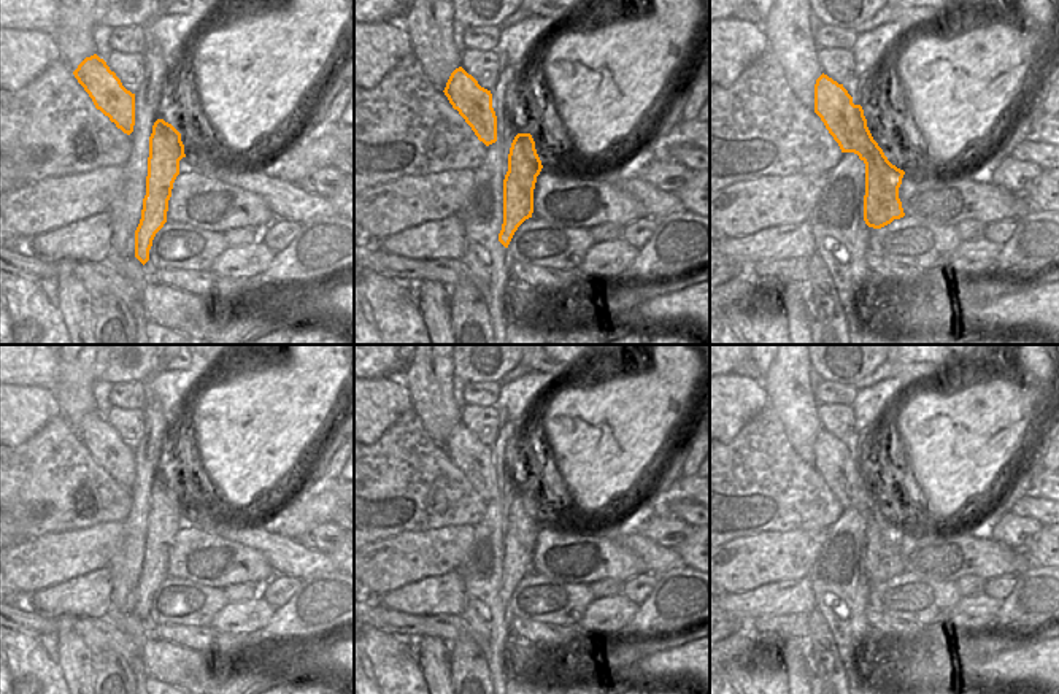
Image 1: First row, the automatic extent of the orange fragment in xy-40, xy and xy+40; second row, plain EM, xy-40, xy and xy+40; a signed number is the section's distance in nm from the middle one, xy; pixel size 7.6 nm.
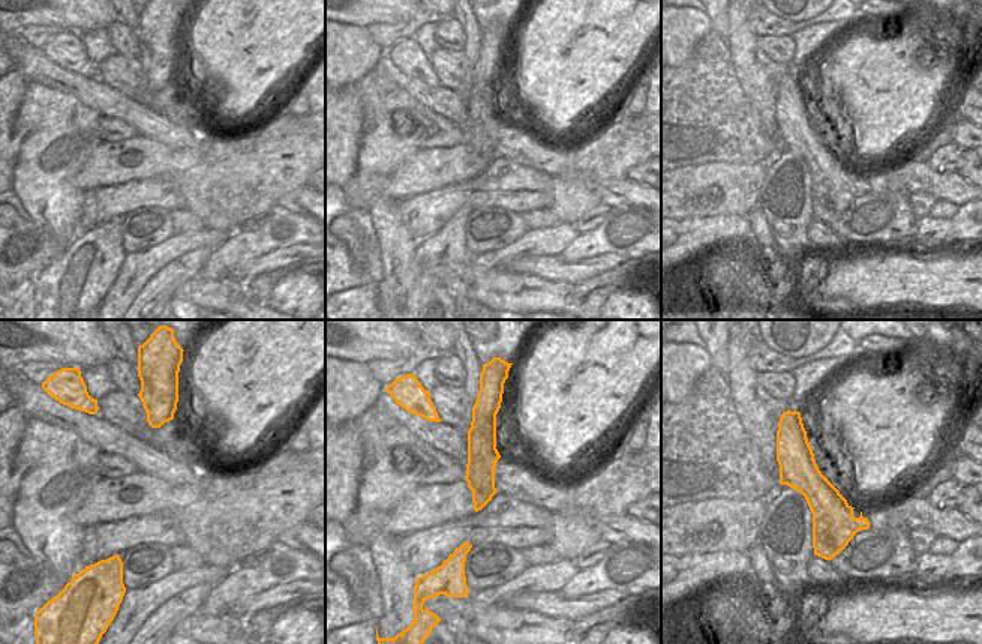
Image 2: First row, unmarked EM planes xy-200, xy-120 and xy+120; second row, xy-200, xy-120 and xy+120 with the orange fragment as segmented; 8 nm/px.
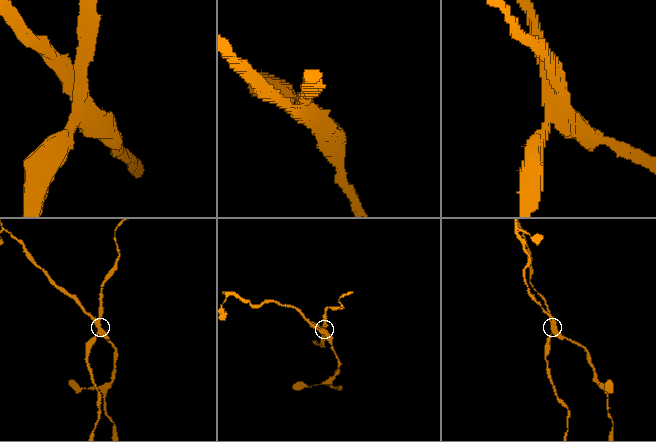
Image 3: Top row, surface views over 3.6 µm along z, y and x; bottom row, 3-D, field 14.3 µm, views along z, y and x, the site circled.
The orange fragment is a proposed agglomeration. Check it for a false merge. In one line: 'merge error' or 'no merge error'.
merge error

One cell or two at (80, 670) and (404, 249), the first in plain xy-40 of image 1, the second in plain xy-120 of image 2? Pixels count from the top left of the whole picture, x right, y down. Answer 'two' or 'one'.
one

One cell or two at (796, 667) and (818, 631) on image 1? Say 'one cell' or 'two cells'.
two cells

